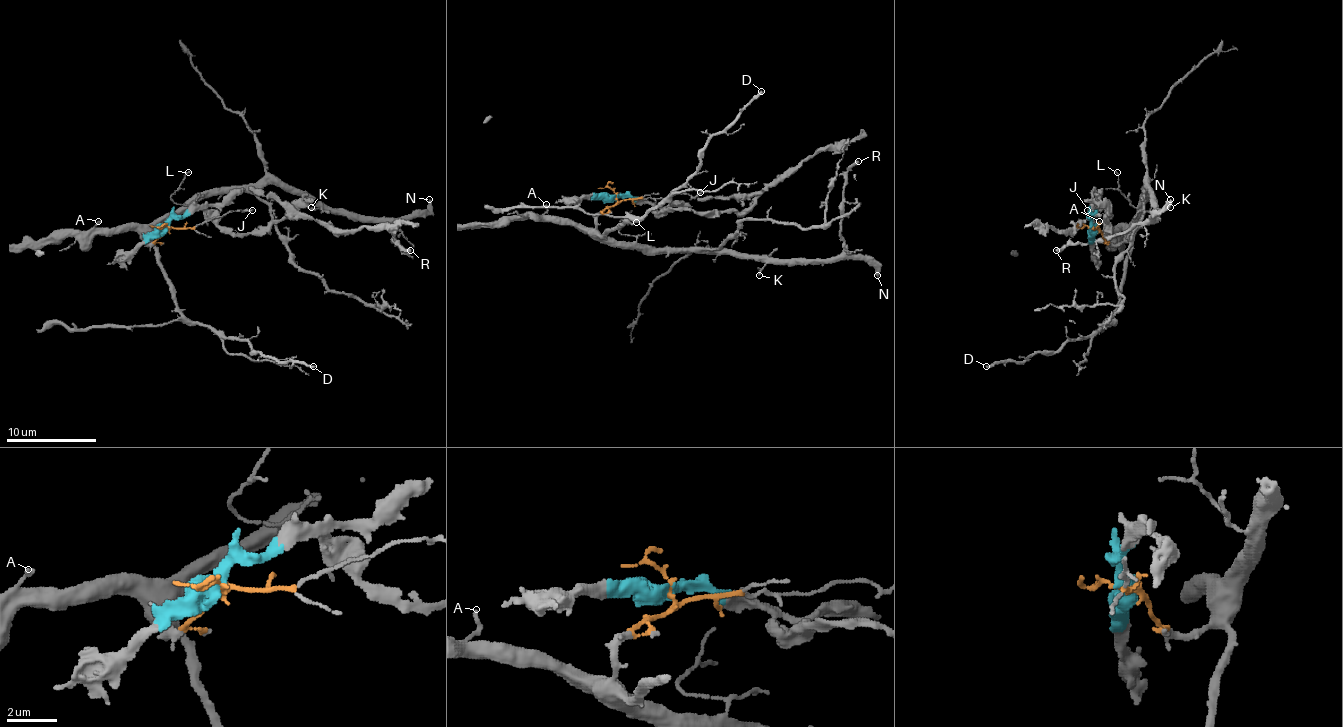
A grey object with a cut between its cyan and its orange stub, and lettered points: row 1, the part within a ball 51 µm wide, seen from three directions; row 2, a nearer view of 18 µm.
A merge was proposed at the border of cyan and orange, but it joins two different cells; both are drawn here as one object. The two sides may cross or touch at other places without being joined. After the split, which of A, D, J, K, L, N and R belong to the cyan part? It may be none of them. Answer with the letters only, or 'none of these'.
none of these

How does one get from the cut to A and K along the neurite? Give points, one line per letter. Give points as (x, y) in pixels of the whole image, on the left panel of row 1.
A: (169, 228), (150, 244), (137, 230), (103, 230), (96, 226), (98, 221)
K: (169, 228), (148, 244), (162, 221), (212, 194), (259, 192), (268, 183), (286, 183), (311, 208)

